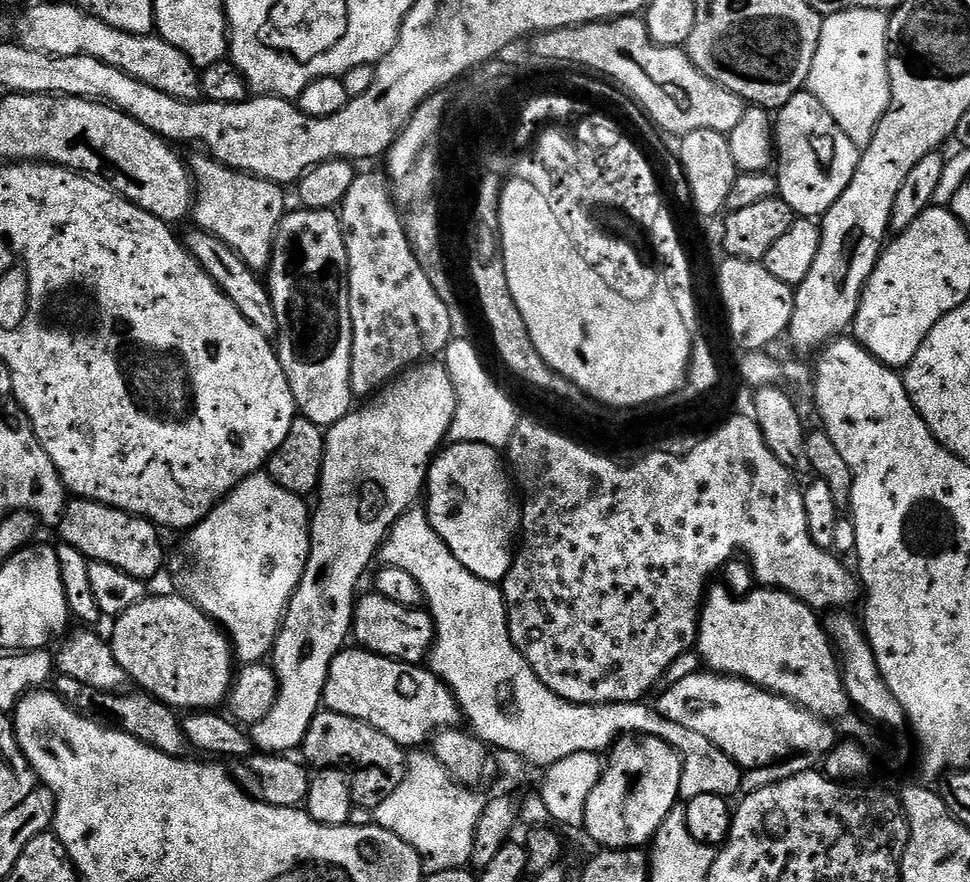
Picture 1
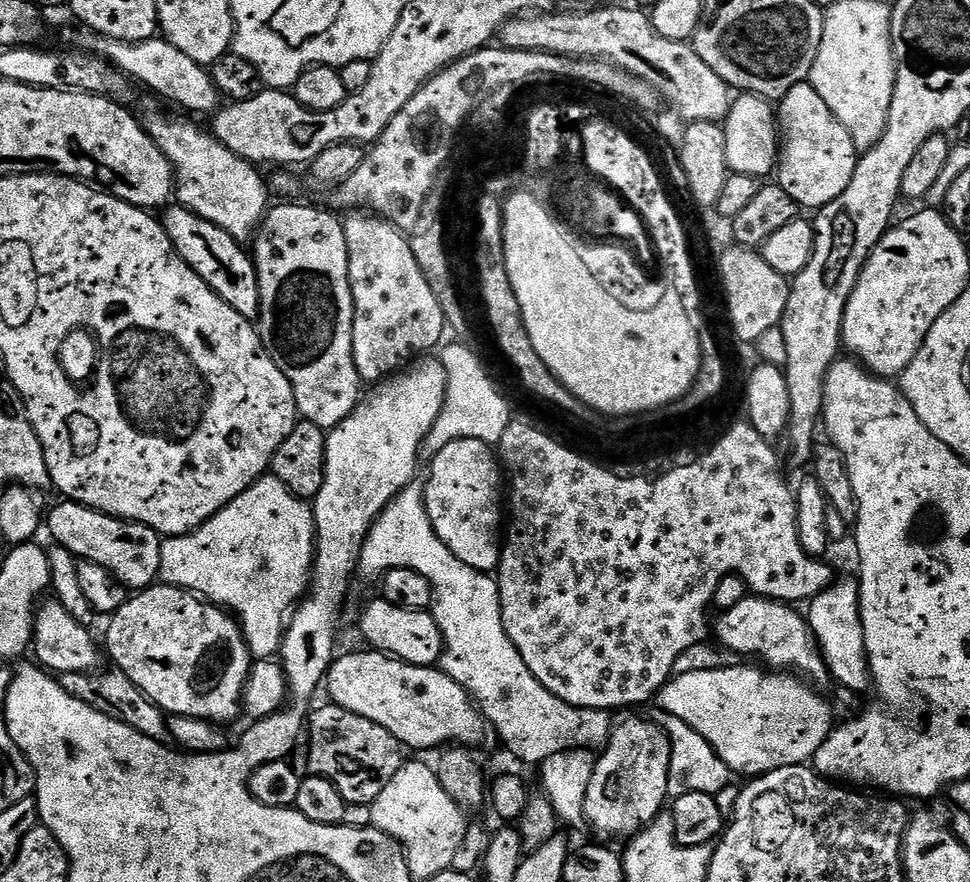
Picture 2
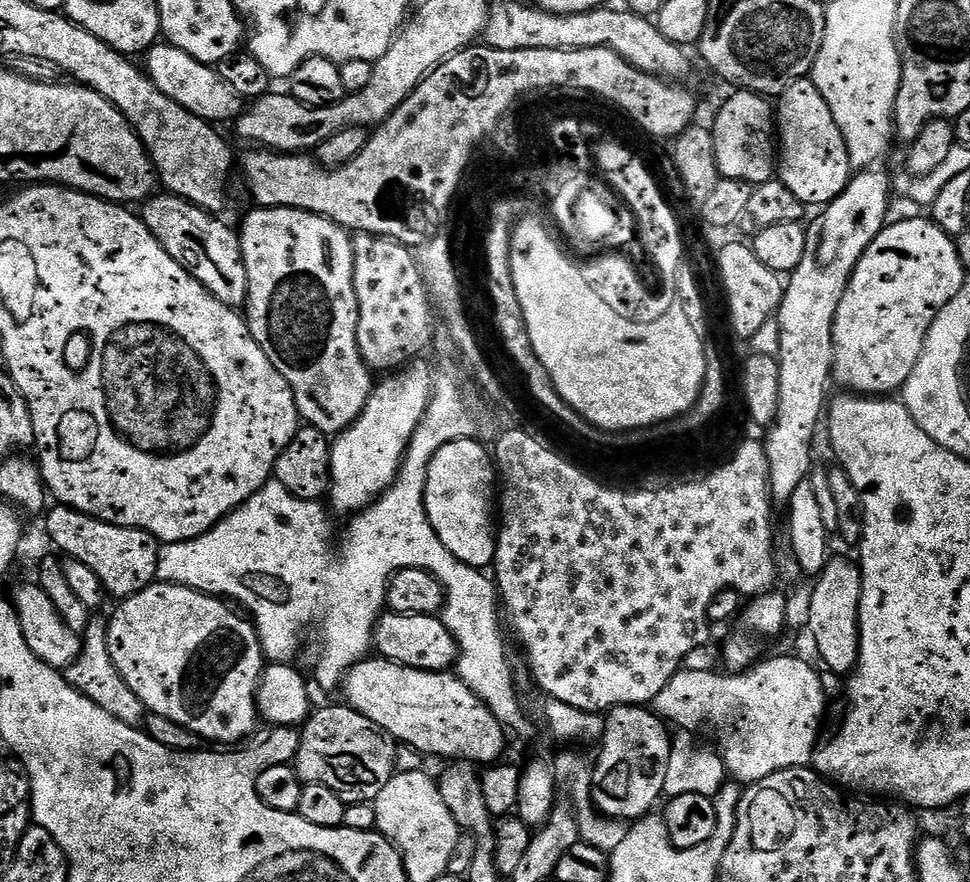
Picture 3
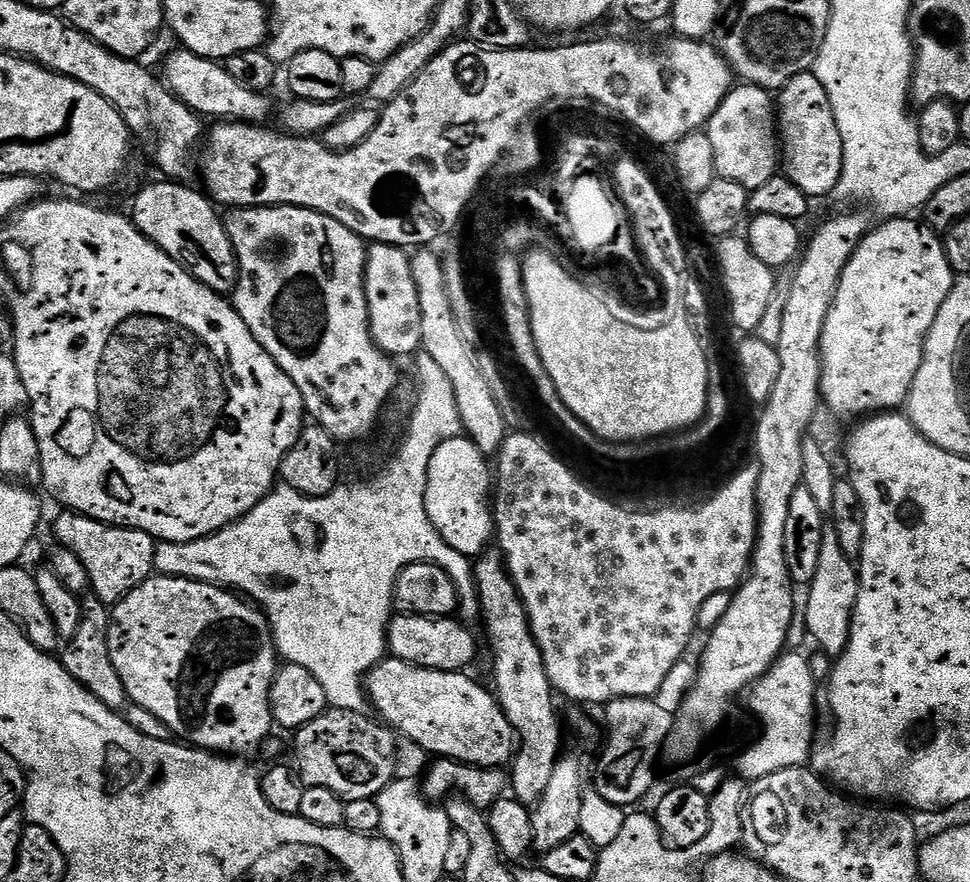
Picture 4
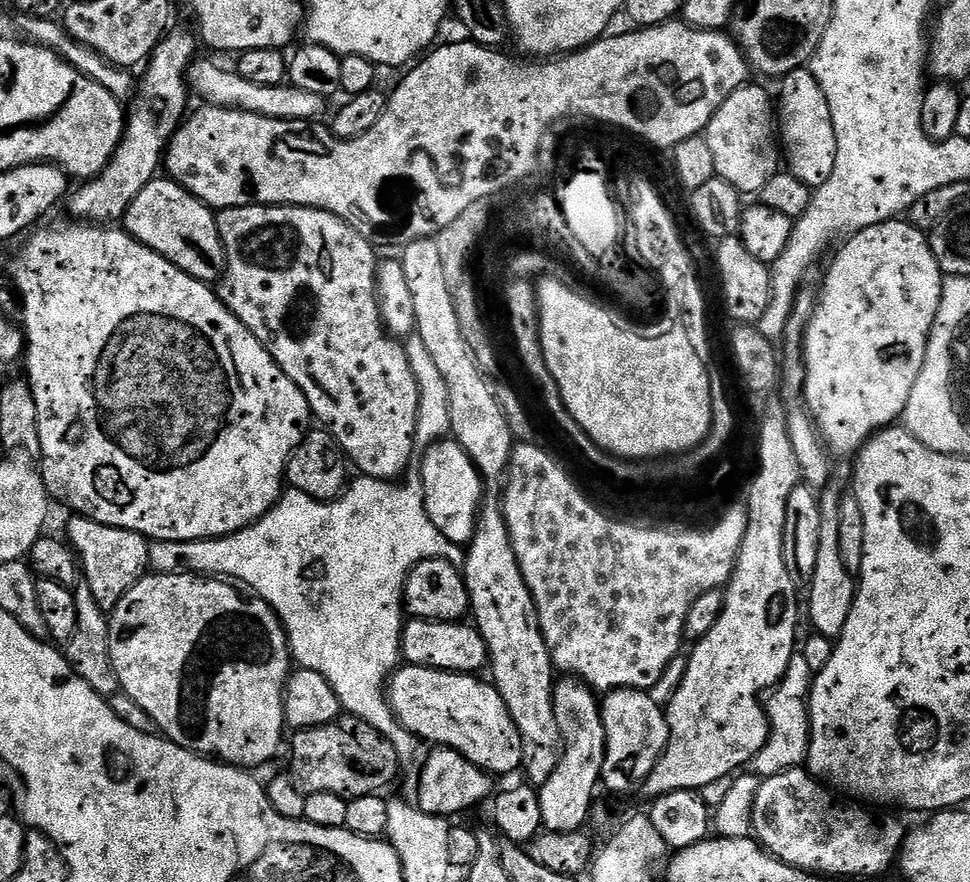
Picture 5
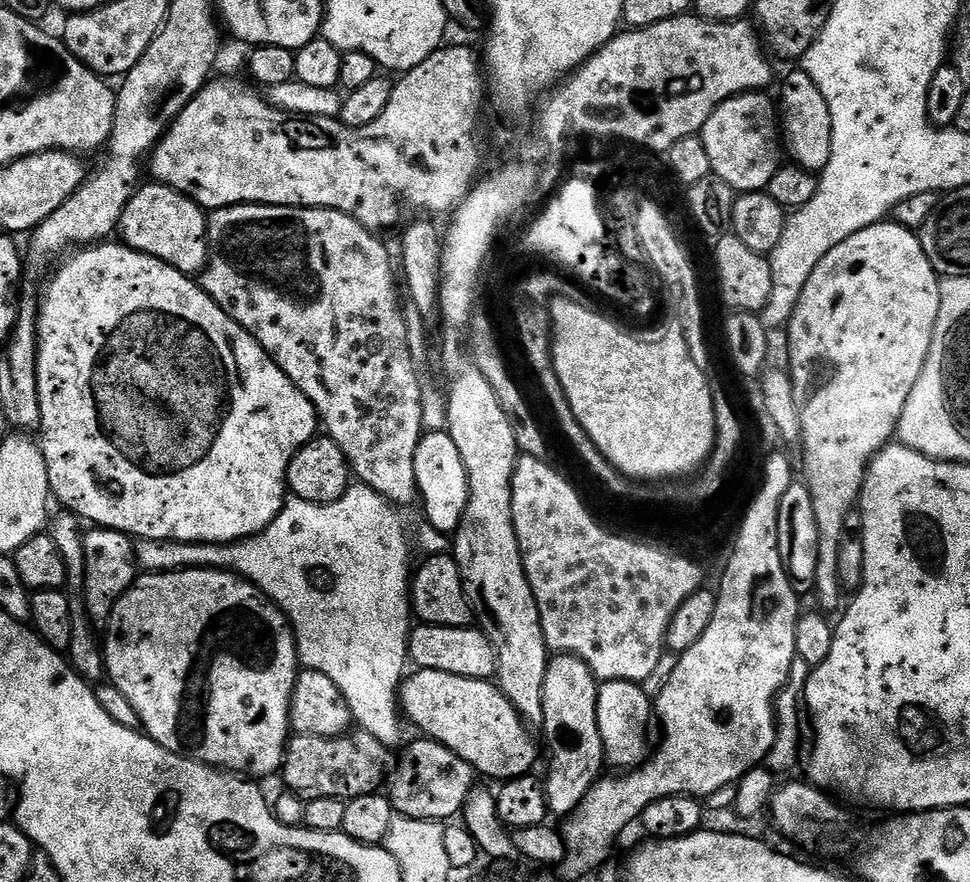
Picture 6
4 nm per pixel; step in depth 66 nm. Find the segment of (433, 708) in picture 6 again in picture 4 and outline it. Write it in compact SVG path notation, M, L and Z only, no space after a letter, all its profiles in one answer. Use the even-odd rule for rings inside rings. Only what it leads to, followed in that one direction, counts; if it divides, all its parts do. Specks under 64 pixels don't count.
M385 658L368 673L366 677L366 695L373 709L377 708L379 719L383 721L387 727L395 730L403 739L413 740L417 746L425 753L433 752L433 757L447 758L450 760L458 760L462 764L475 766L478 768L499 768L503 769L515 757L518 747L518 737L516 732L510 726L510 722L506 718L506 714L500 709L500 701L496 699L491 691L488 692L480 685L475 684L470 677L464 676L463 671L443 672L442 670L430 670L429 668L415 668L412 664L406 663L405 660L397 660L395 658Z

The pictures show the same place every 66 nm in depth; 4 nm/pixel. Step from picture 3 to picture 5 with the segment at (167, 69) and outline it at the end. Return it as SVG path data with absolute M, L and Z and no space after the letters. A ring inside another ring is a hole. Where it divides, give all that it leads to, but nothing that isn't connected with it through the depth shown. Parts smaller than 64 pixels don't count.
M203 58L197 59L188 69L188 87L191 95L196 96L208 106L218 108L237 108L243 112L253 112L266 118L279 120L310 120L315 121L324 112L325 97L318 94L309 94L307 90L298 90L291 86L279 84L278 86L257 86L254 82L246 82L234 70L228 72L211 64Z

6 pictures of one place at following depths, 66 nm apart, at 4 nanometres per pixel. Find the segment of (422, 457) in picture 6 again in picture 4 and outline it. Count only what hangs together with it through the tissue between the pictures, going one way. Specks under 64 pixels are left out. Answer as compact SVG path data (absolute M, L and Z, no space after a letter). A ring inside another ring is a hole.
M459 435L434 450L426 478L426 514L430 514L434 530L438 530L458 554L476 558L493 543L494 512L490 507L493 492L494 472L489 457L478 450L474 441Z

